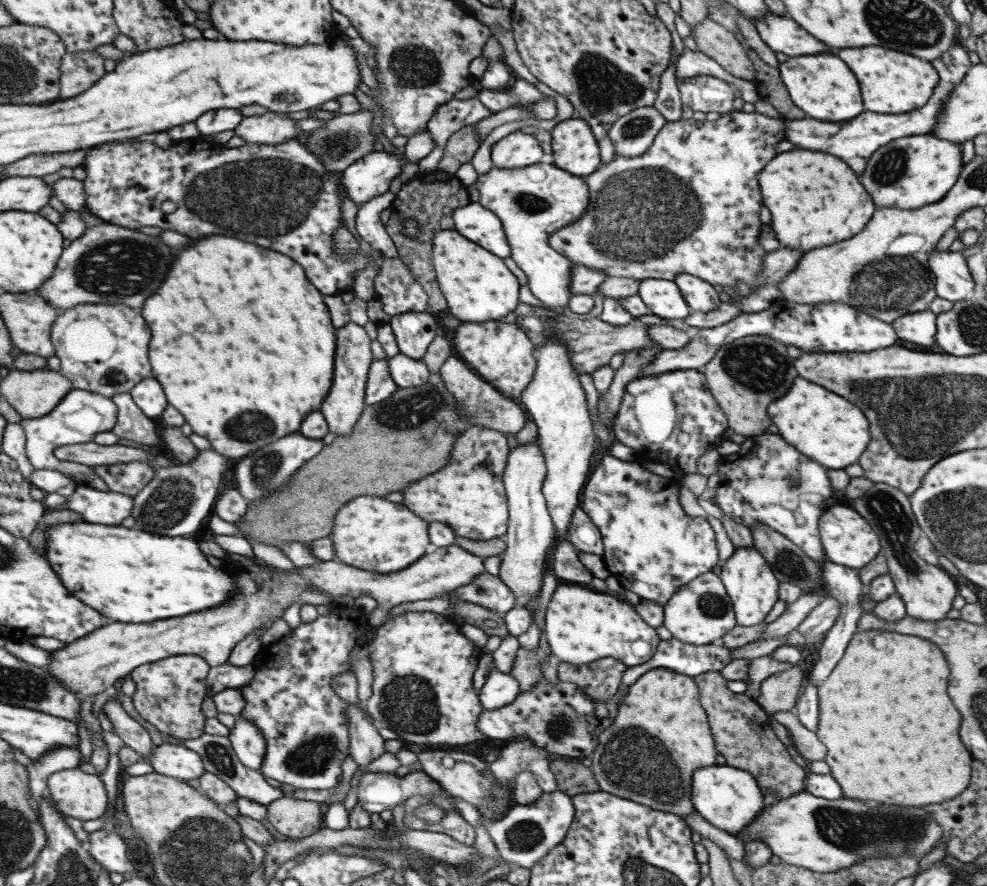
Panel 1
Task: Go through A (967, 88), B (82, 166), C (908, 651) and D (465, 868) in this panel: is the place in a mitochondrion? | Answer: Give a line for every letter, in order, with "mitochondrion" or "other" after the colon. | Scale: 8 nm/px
A: other
B: other
C: other
D: other

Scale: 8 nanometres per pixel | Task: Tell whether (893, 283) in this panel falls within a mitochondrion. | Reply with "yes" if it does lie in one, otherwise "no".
yes

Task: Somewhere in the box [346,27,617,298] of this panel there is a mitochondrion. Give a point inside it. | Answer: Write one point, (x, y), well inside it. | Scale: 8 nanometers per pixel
(414, 66)

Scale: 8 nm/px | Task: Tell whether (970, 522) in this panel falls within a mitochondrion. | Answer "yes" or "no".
yes

